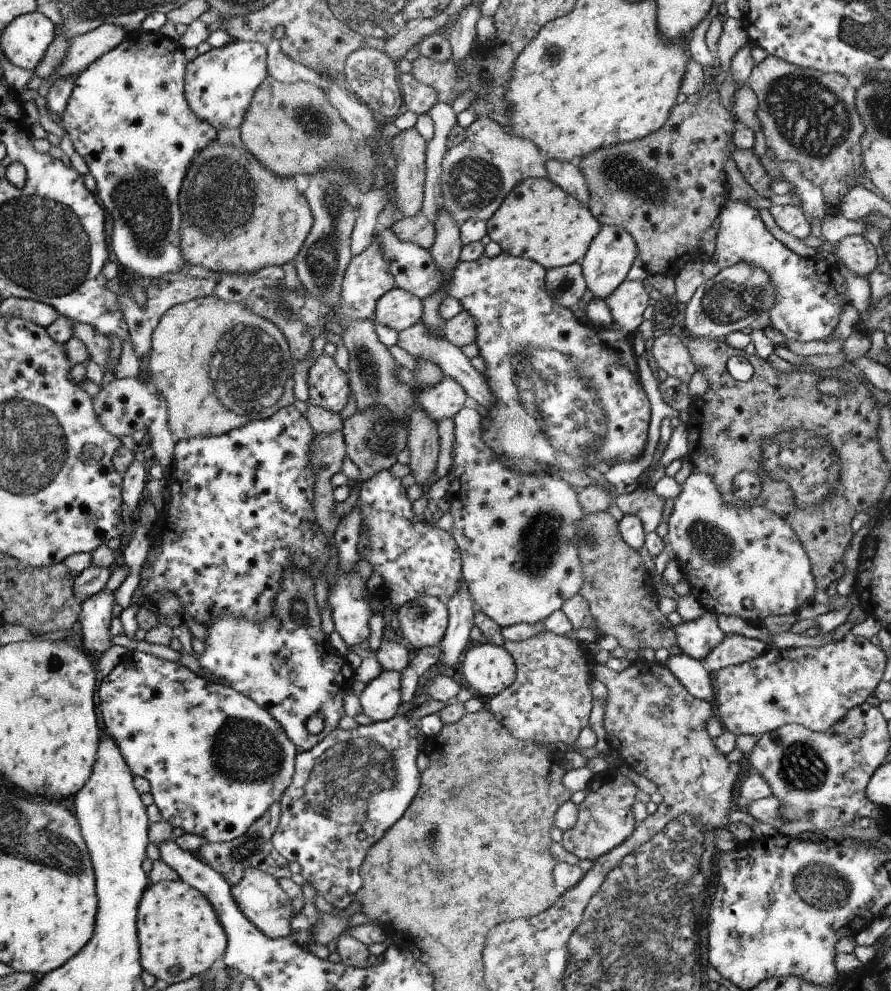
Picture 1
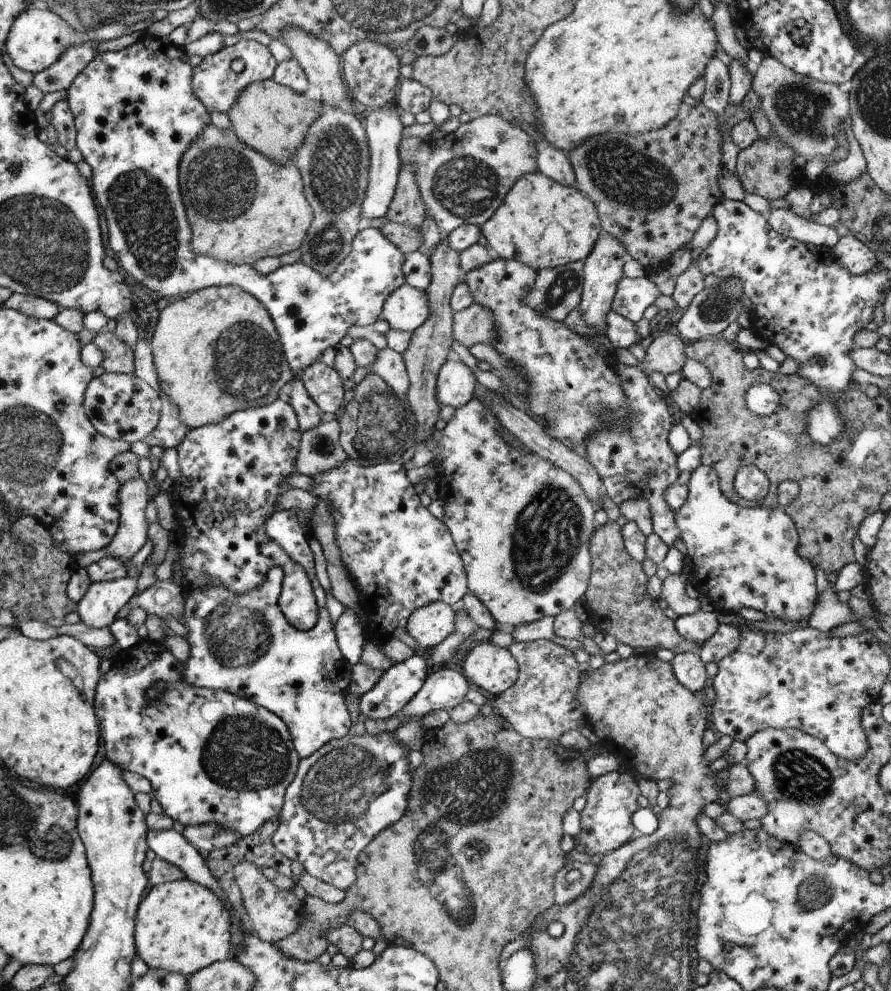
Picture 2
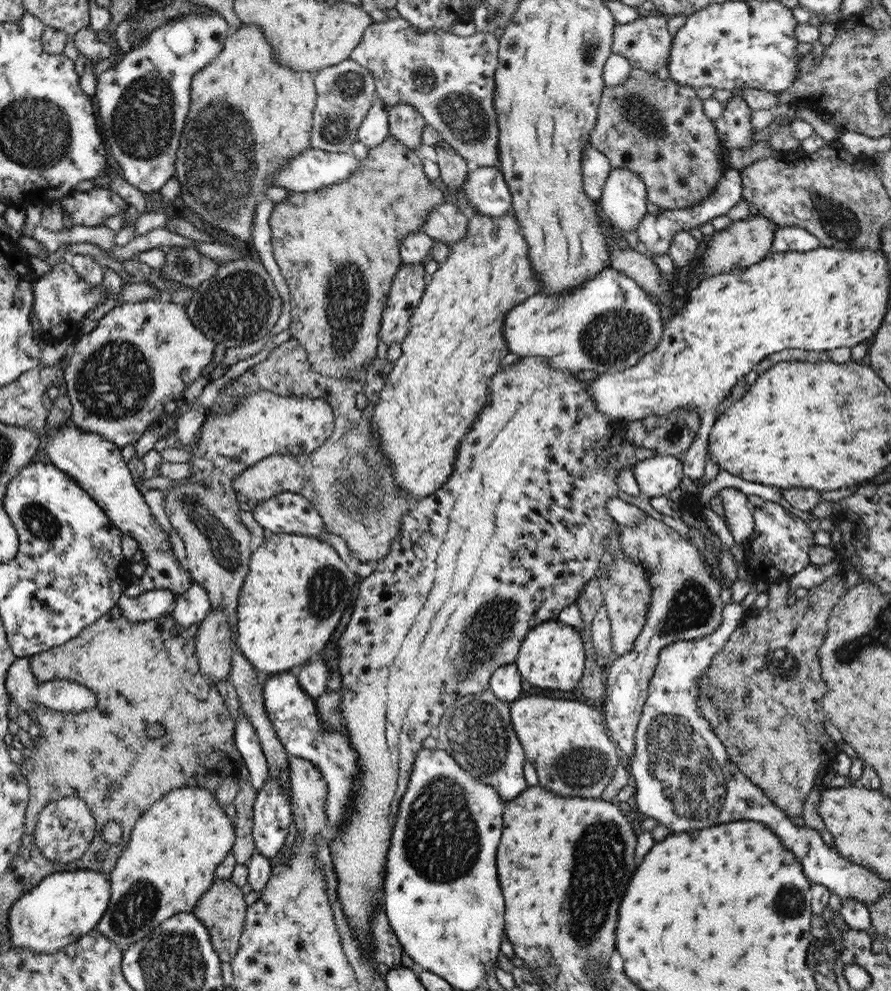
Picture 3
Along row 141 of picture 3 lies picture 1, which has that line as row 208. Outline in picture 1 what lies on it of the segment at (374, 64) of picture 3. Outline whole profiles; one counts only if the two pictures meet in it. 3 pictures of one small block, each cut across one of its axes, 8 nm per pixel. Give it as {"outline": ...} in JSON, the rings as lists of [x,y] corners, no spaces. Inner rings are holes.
{"outline":[[[488,117],[474,120],[468,128],[465,128],[465,132],[464,142],[444,153],[444,160],[442,160],[443,173],[440,177],[440,206],[444,206],[458,224],[461,225],[470,218],[487,221],[500,208],[508,193],[515,186],[518,186],[524,180],[528,180],[528,178],[548,179],[546,158],[534,142],[508,134],[505,127]]]}

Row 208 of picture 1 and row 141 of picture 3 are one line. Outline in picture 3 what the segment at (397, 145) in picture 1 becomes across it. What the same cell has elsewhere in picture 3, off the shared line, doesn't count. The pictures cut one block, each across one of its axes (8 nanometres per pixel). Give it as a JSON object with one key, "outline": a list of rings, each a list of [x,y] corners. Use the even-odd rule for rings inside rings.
{"outline":[[[408,103],[391,106],[387,111],[389,112],[390,135],[404,146],[418,149],[426,125],[424,117]]]}

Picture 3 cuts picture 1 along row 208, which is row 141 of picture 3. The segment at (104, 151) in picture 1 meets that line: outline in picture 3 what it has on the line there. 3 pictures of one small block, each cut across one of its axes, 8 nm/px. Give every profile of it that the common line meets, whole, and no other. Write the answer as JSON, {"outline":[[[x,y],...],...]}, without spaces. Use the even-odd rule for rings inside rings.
{"outline":[[[188,13],[176,20],[165,22],[156,27],[143,46],[134,47],[124,54],[122,60],[97,77],[94,98],[97,102],[97,115],[104,127],[104,140],[112,155],[120,175],[142,191],[145,195],[159,191],[177,172],[177,152],[180,137],[186,126],[190,111],[191,80],[198,71],[211,64],[223,50],[231,27],[218,13]]]}

